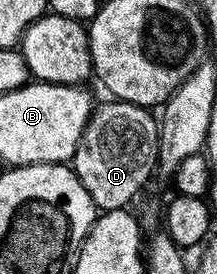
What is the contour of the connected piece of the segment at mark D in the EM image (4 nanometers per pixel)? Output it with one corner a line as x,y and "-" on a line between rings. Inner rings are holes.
107,99
104,105
96,104
91,110
91,118
83,128
81,139
75,148
73,168
79,182
89,191
96,210
127,209
130,201
147,185
147,180
157,169
159,160
159,127
156,118
151,118
152,110
128,101

